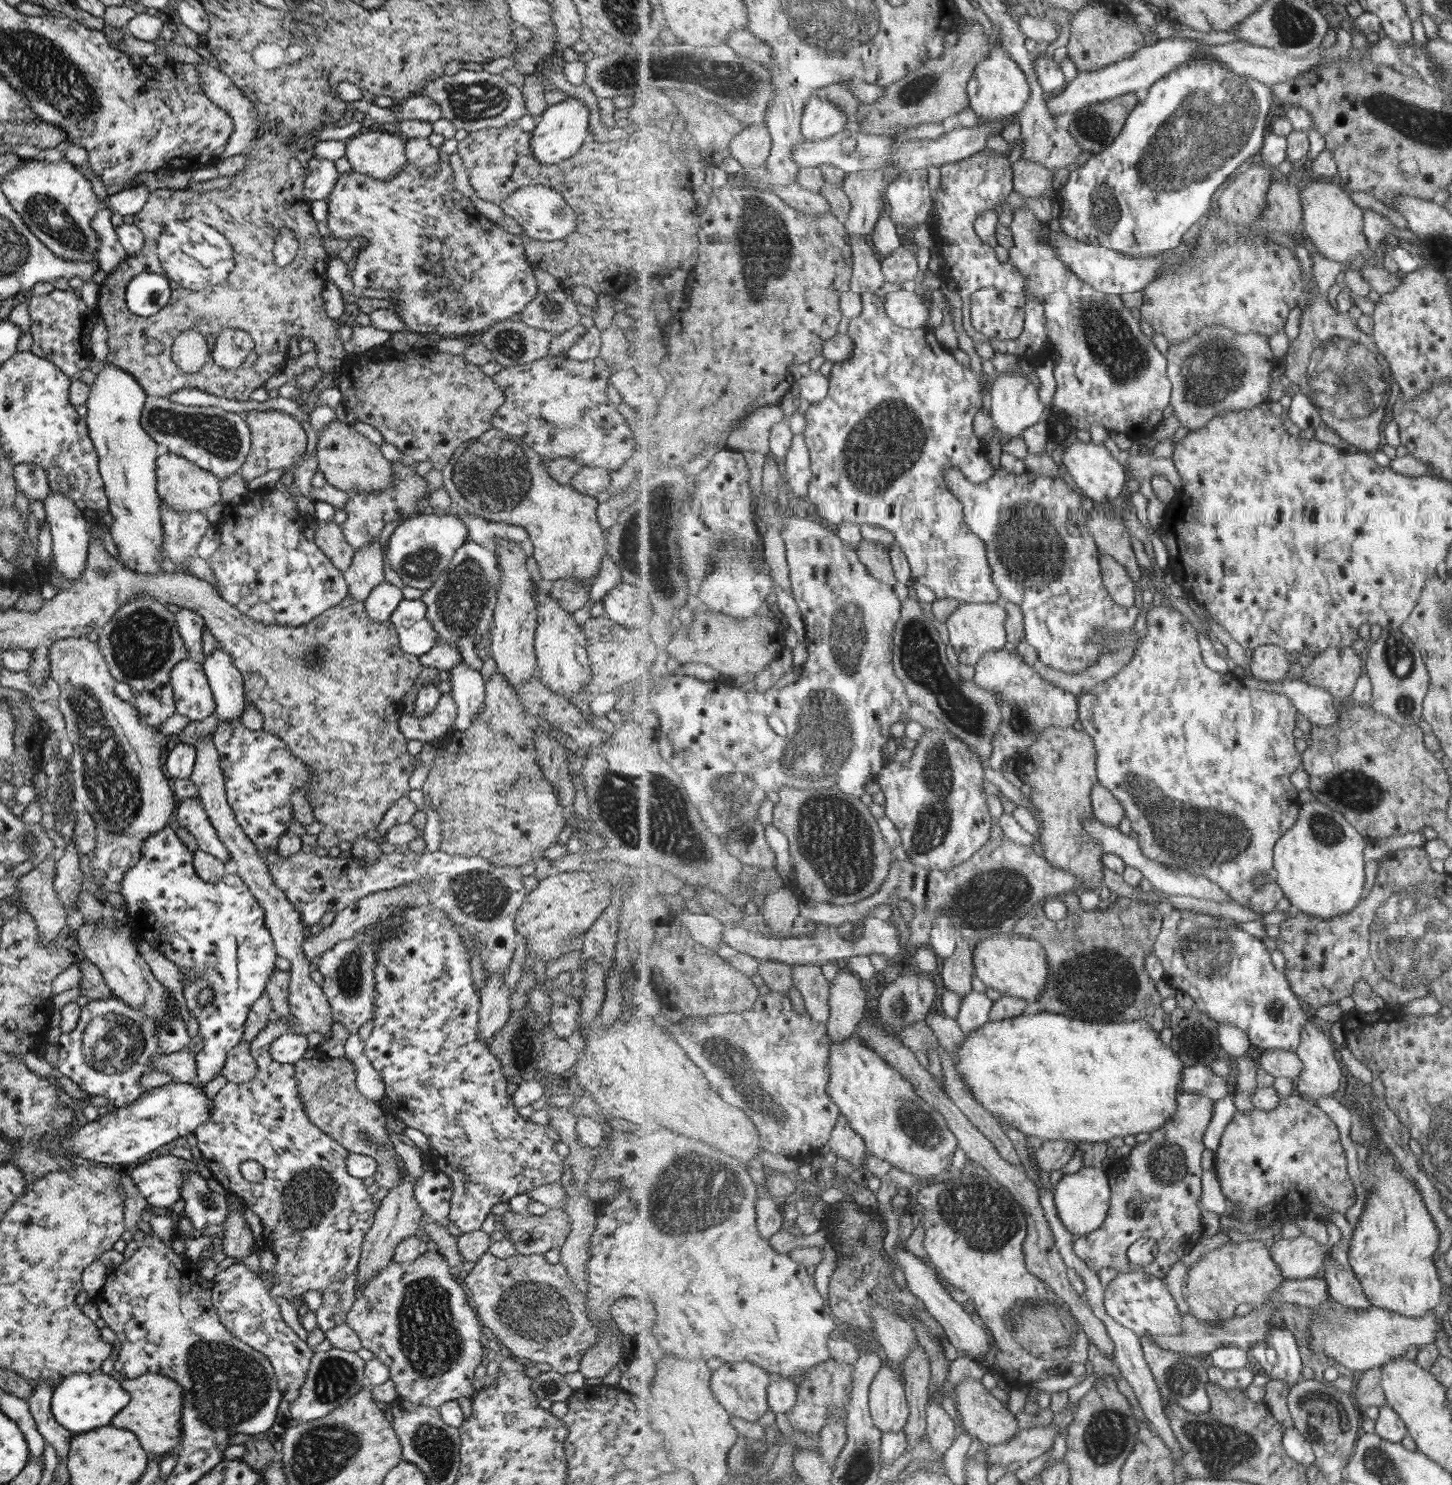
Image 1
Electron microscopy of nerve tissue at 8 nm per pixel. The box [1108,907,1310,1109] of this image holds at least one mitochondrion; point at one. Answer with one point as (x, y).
(1197, 948)

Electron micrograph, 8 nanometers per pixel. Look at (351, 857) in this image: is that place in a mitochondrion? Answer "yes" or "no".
no

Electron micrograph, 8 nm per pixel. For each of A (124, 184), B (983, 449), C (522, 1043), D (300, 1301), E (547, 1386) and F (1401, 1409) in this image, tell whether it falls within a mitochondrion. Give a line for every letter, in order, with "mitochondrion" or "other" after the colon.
A: other
B: other
C: mitochondrion
D: other
E: mitochondrion
F: other

